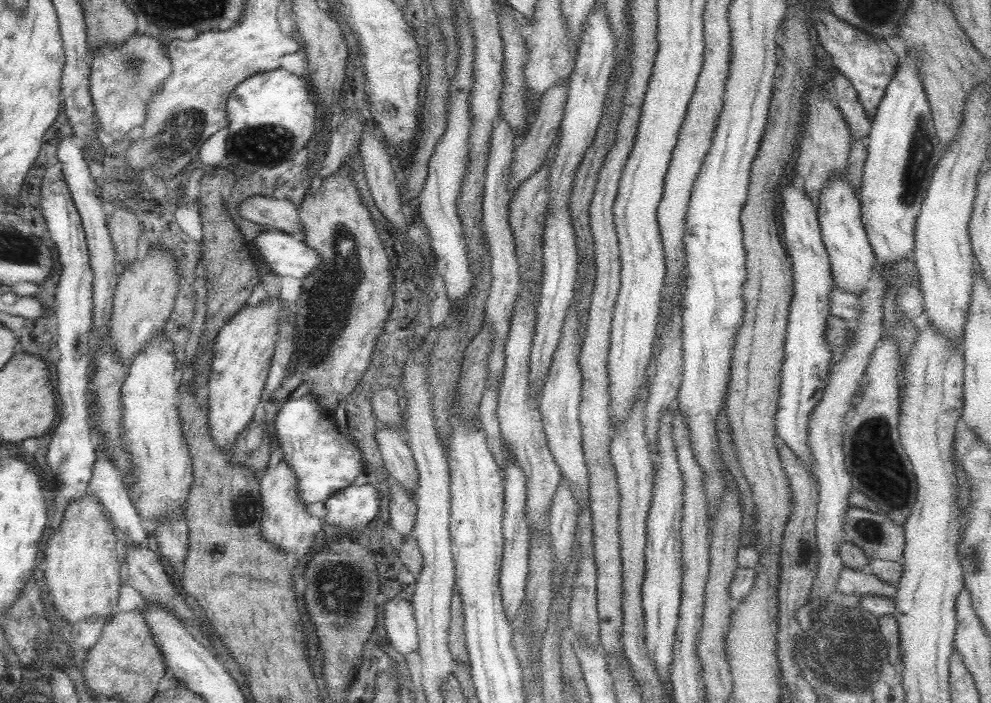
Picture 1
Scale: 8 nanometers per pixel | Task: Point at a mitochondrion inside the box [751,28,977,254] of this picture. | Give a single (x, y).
(920, 155)

